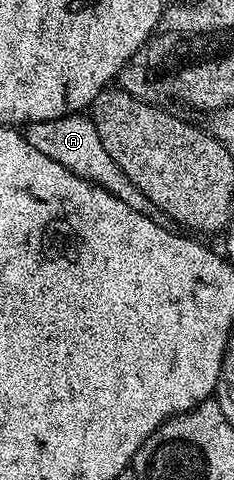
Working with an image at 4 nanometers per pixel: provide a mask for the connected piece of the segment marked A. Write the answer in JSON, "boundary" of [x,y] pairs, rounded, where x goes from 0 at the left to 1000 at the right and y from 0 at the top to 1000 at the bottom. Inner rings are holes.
{"boundary":[[[308,240],[261,248],[120,252],[107,263],[107,283],[154,315],[175,315],[175,323],[226,331],[226,340],[261,340],[261,348],[312,356],[312,365],[393,377],[402,385],[423,385],[449,398],[500,406],[500,415],[551,423],[551,431],[603,438],[632,433],[632,417],[594,402],[585,390],[521,360],[517,348],[449,315],[415,265],[402,263],[385,242]]]}

